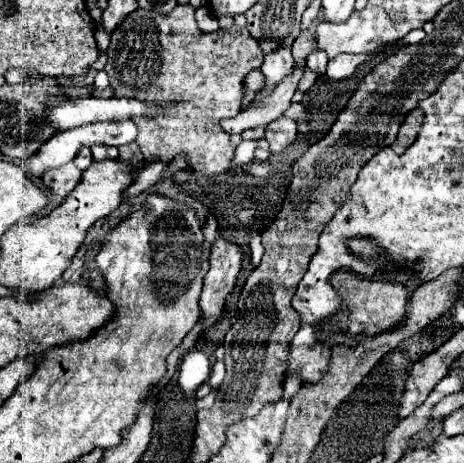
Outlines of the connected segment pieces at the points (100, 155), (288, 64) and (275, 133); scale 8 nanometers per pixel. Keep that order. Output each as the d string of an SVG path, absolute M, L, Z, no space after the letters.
M93 146L91 152L93 152L93 160L97 160L97 162L119 156L119 150L117 148L111 148L111 146Z
M277 48L269 54L265 54L261 72L265 74L265 90L273 88L279 80L283 80L283 76L287 72L291 72L293 68L293 56L291 56L291 48Z
M277 118L265 126L265 138L269 142L271 152L281 152L287 148L297 136L297 122L291 118Z

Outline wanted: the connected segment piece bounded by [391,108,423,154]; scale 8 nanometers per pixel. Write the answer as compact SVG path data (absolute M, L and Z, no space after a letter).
M415 108L415 110L411 110L411 112L405 116L405 120L403 120L403 124L401 124L401 128L399 128L397 138L395 138L395 142L391 144L393 152L395 152L395 154L403 154L403 152L417 140L417 134L419 134L421 126L423 126L423 112L421 112L419 108Z

